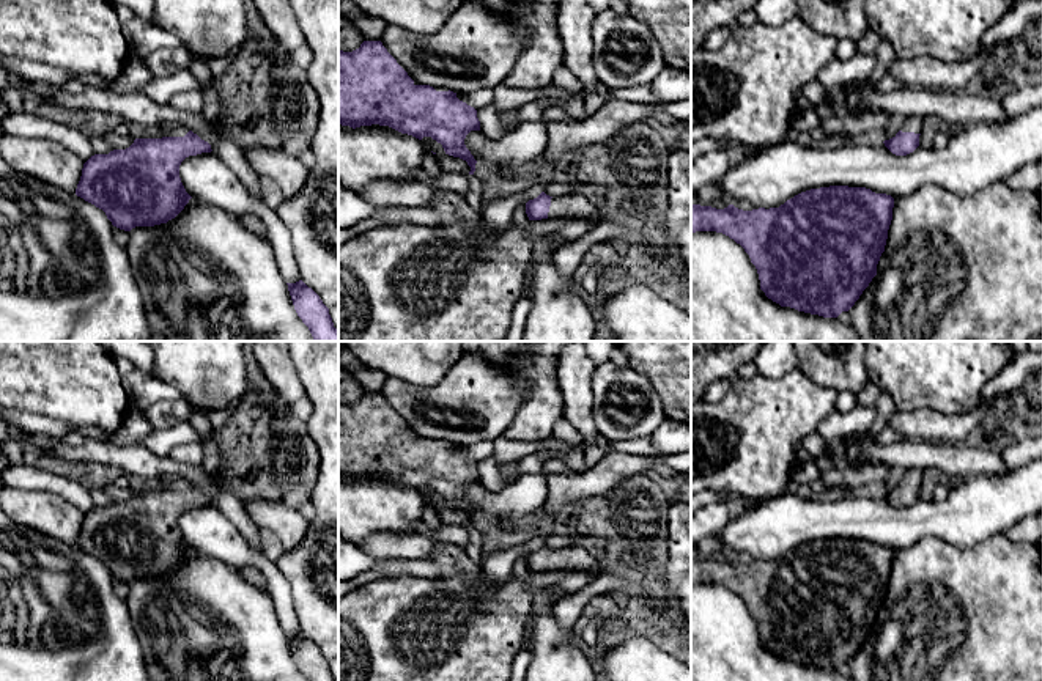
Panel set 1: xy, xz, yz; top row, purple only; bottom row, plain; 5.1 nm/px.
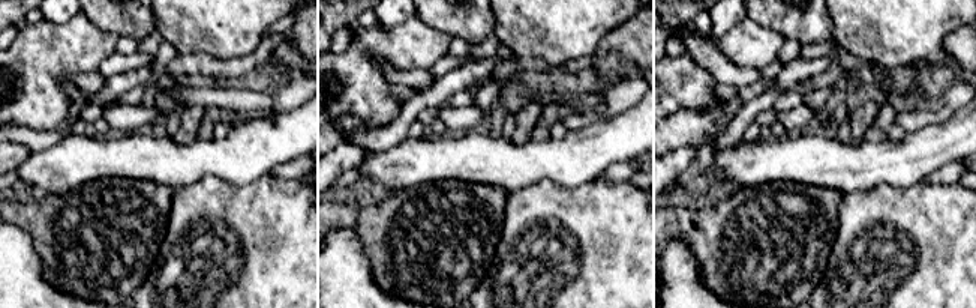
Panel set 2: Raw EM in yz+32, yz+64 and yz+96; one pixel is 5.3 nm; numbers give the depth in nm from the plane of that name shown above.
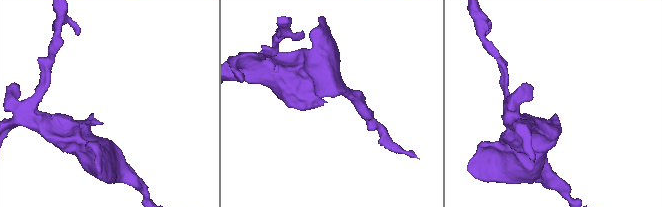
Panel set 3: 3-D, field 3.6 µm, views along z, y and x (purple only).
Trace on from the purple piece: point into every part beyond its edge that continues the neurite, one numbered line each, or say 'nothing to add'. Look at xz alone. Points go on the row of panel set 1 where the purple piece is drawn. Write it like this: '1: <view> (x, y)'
1: xz (572, 206)

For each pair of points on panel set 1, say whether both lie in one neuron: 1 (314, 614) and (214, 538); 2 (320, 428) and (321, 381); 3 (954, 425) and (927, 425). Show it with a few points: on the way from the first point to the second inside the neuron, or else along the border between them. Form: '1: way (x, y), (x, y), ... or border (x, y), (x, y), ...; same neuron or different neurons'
1: border (276, 565), (290, 587), (291, 606), (301, 631); different neurons
2: way (321, 417), (321, 392); same neuron
3: way (948, 425), (934, 425); same neuron

